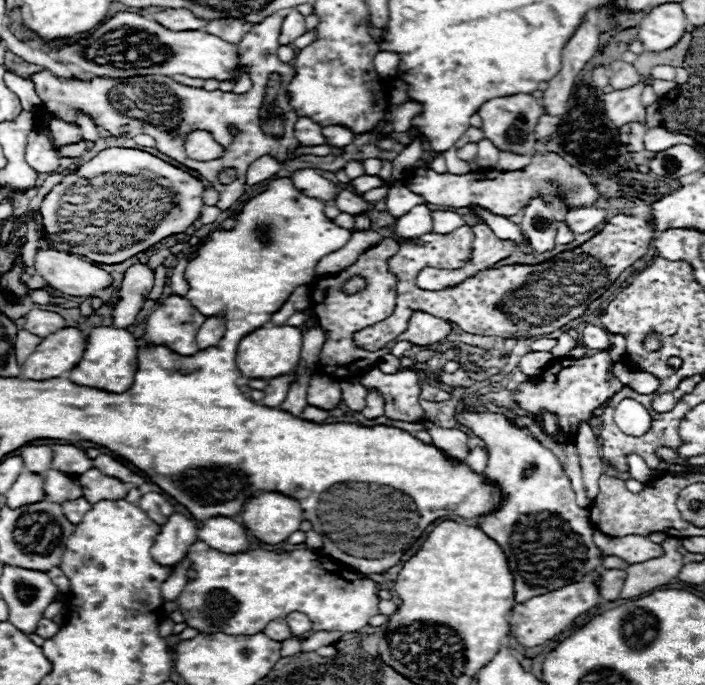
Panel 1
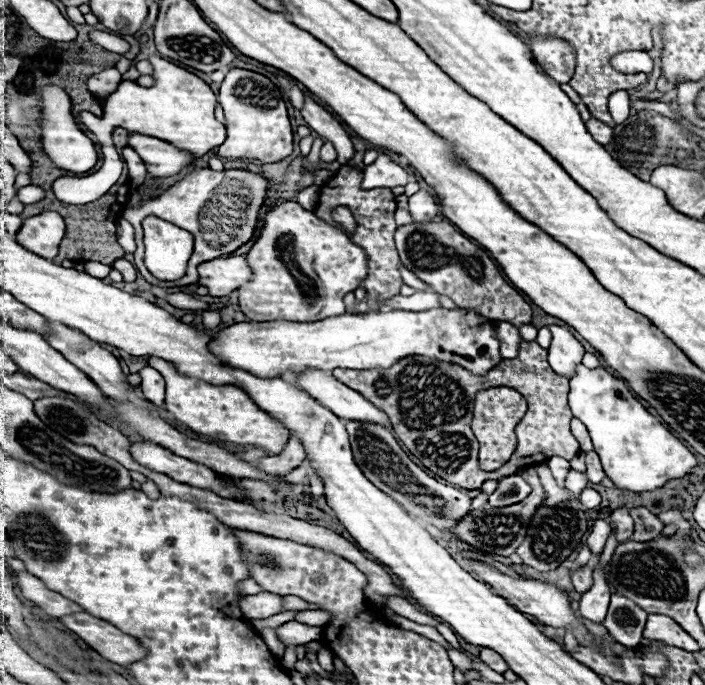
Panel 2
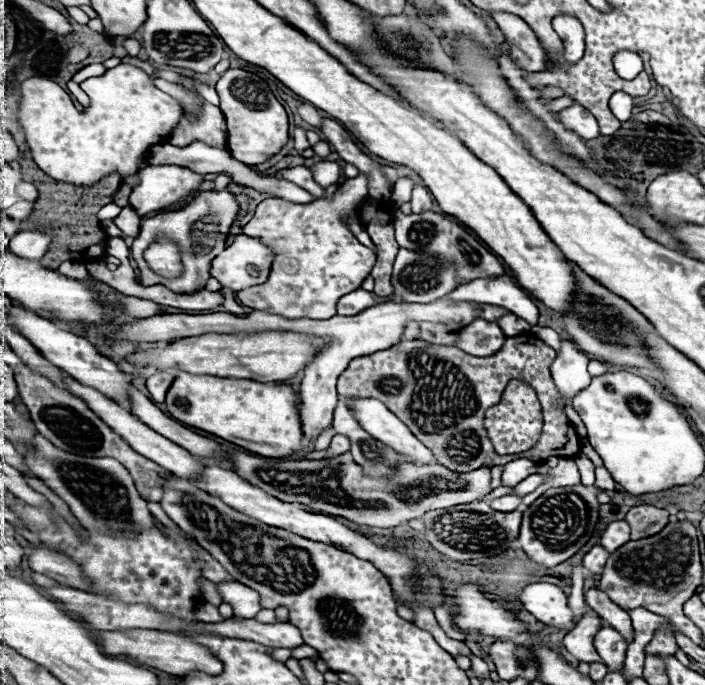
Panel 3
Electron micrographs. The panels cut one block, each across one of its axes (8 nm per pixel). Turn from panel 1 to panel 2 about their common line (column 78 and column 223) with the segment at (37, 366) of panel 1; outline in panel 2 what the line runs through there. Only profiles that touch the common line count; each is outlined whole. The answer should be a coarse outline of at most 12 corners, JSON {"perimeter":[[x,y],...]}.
{"perimeter":[[476,310],[238,322],[210,346],[258,378],[390,368],[406,356],[488,374]]}

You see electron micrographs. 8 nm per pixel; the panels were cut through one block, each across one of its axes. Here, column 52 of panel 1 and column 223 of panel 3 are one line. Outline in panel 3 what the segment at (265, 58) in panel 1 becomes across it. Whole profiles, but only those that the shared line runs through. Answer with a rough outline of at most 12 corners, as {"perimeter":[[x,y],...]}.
{"perimeter":[[230,68],[216,84],[228,152],[262,164],[288,142],[268,84]]}

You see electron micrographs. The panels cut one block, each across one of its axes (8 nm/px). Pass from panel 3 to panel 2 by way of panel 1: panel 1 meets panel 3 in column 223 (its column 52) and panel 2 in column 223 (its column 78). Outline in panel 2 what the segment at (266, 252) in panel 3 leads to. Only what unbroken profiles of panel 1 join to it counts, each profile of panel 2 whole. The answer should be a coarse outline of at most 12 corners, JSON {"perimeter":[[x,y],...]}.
{"perimeter":[[246,256],[198,264],[200,286],[228,296],[250,280]]}

